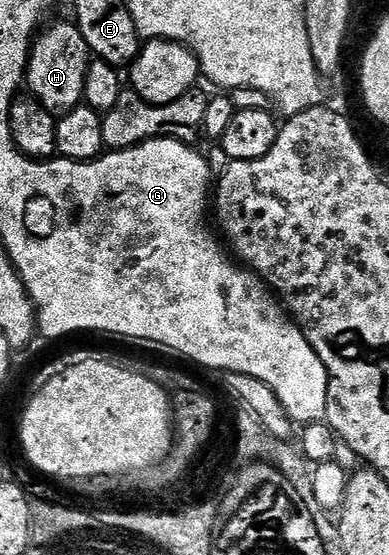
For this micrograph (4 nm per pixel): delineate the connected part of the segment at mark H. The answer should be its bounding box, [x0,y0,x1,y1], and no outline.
[25,21,93,115]

